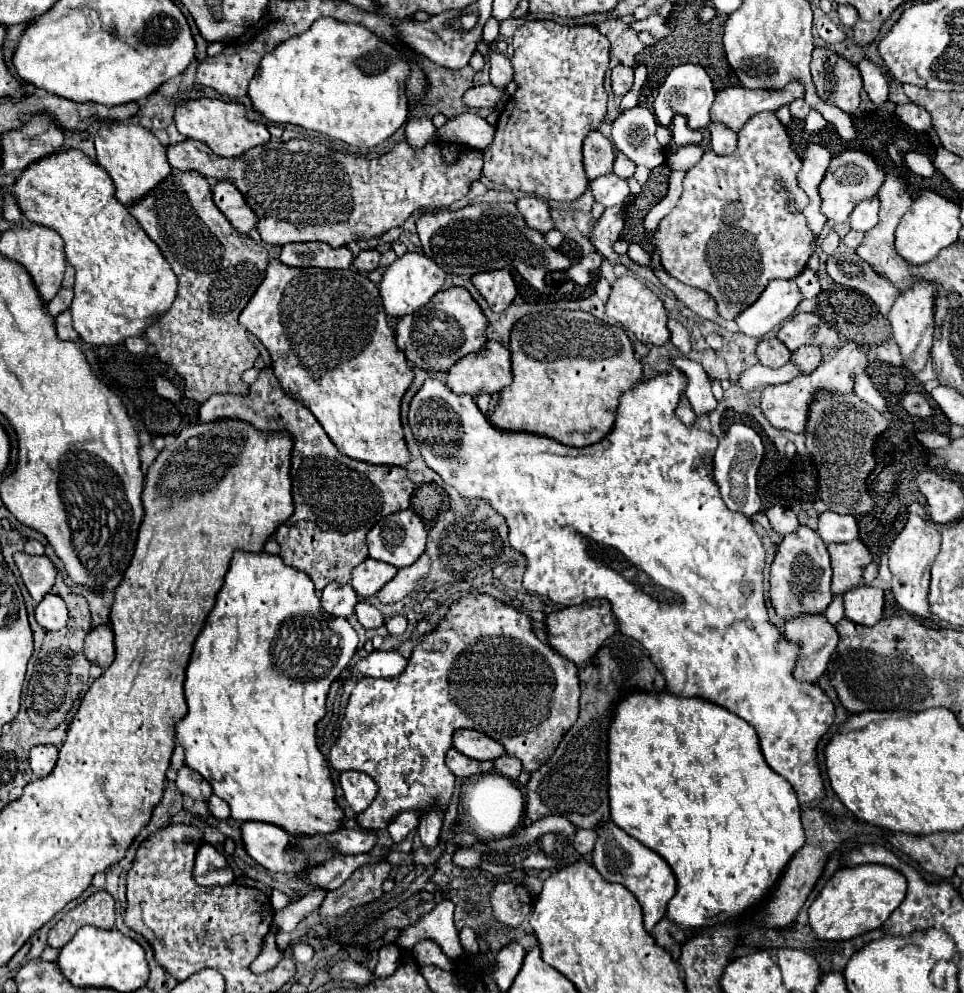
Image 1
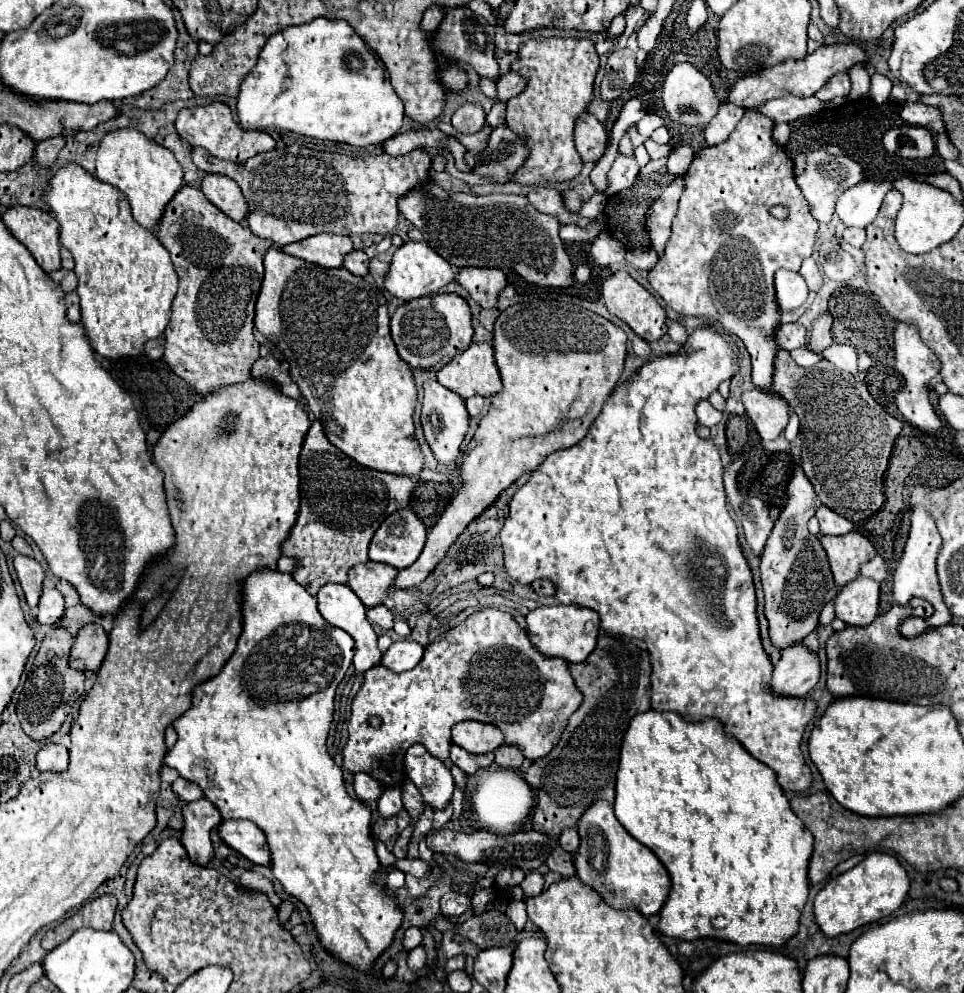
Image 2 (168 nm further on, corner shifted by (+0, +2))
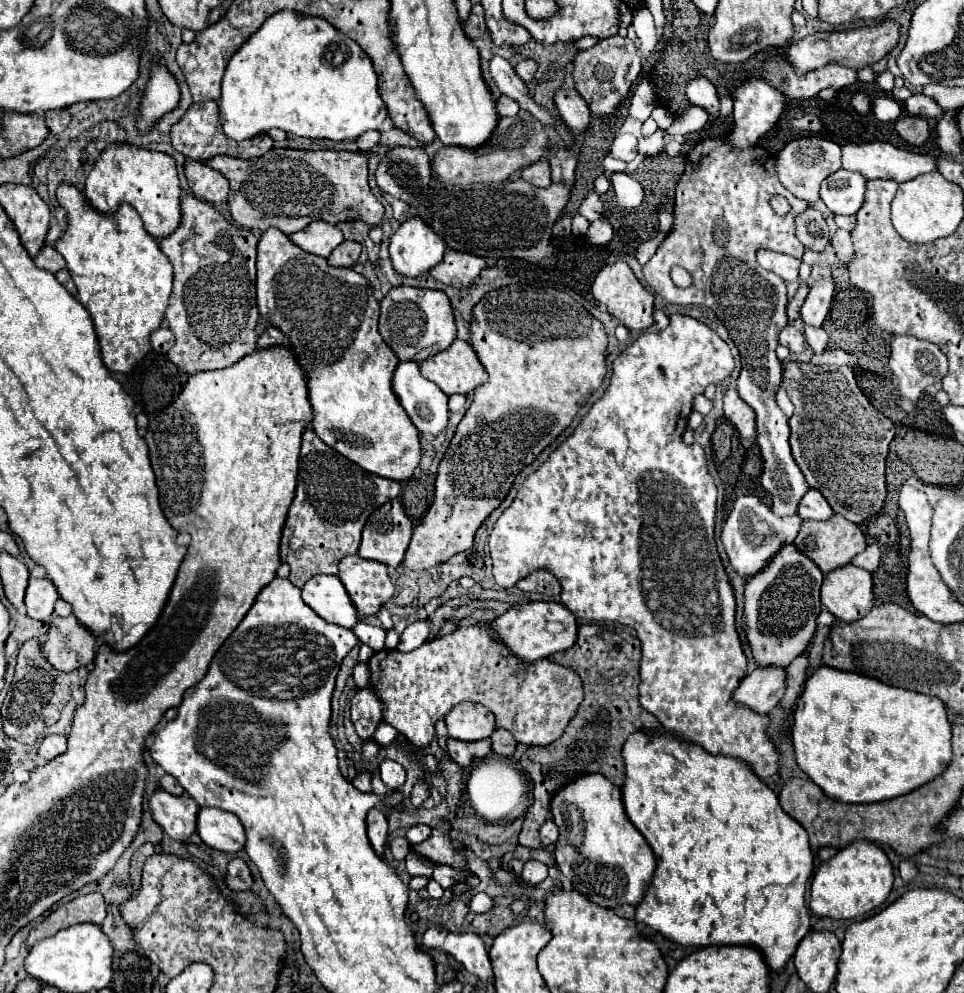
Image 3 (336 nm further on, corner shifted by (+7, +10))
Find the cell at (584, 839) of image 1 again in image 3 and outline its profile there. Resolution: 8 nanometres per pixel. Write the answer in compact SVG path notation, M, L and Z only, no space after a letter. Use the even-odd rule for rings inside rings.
M547 820L547 822L541 826L541 830L539 830L541 844L543 844L543 848L547 848L547 850L553 850L553 844L557 842L557 836L559 836L559 830L557 830L557 826L555 826L553 820Z

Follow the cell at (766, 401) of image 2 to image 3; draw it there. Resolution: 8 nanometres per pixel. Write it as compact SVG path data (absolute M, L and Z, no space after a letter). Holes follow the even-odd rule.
M727 390L723 398L723 414L739 432L739 438L755 438L755 414L753 410L739 398L737 390Z

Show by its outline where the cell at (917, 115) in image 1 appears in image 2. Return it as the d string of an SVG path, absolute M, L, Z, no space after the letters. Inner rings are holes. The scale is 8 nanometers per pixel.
M906 102L902 112L900 112L902 120L906 120L908 124L912 126L922 126L922 128L928 128L930 132L944 132L944 122L942 122L942 116L936 108L932 106L924 106L920 102Z

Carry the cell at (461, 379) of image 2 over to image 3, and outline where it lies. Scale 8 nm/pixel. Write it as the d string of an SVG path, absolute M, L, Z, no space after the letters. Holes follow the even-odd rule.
M455 340L447 350L429 356L419 364L419 372L447 396L469 394L487 380L487 370L477 360L471 344L463 340Z

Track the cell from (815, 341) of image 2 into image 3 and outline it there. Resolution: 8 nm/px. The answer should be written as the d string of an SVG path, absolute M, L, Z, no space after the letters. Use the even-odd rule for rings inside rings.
M821 276L821 280L815 280L801 306L801 320L819 328L825 316L829 314L833 290L835 290L835 284L831 276Z

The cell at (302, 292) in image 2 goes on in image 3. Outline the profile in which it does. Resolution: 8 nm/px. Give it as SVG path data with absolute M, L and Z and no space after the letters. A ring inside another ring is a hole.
M265 230L257 252L257 306L263 318L289 336L289 344L309 378L309 402L315 414L311 424L317 436L363 470L407 482L421 458L419 432L391 390L393 370L399 360L377 332L379 302L373 298L369 282L351 268L331 268L325 258L293 246L279 230Z

